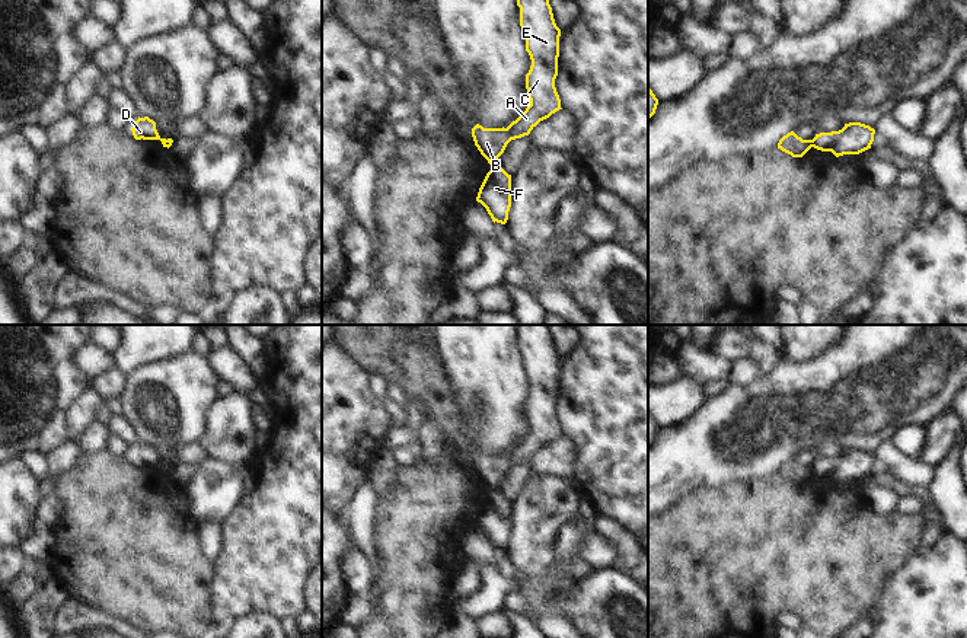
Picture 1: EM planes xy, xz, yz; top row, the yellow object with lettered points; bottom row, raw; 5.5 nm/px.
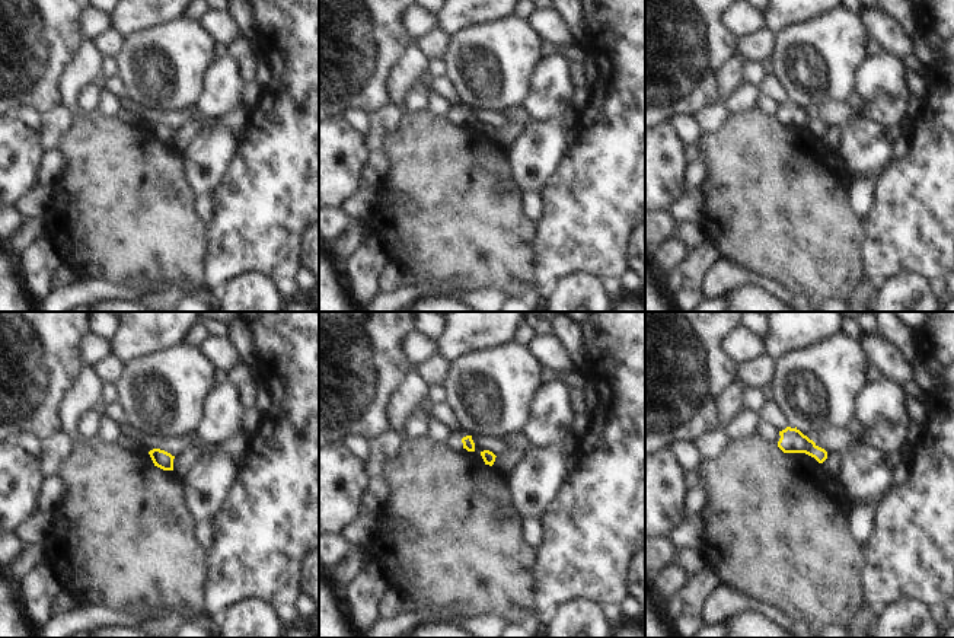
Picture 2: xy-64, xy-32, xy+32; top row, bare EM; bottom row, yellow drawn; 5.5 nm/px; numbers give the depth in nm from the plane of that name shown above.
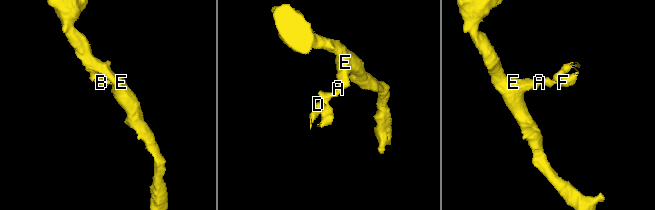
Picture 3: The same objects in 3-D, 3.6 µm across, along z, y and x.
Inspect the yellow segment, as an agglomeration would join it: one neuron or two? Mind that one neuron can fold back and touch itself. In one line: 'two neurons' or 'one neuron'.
two neurons

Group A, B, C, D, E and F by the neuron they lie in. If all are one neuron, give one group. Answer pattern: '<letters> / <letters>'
A B C E / D F

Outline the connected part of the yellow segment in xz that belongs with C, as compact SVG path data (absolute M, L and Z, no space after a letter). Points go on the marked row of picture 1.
M517 0L520 26L524 29L526 51L532 66L526 74L526 89L530 105L507 128L472 128L475 146L492 166L511 140L529 135L543 119L561 108L555 87L558 76L559 36L549 0Z

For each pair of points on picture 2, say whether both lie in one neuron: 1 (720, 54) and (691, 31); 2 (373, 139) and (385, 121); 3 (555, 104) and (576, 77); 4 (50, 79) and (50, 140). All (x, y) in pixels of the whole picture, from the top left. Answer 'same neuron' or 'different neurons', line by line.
1: same neuron
2: same neuron
3: different neurons
4: different neurons

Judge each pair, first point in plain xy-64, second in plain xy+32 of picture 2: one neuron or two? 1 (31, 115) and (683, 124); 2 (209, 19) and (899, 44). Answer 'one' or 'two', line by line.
1: one
2: one

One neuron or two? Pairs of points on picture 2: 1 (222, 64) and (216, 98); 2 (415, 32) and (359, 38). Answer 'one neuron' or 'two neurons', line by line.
1: one neuron
2: two neurons

